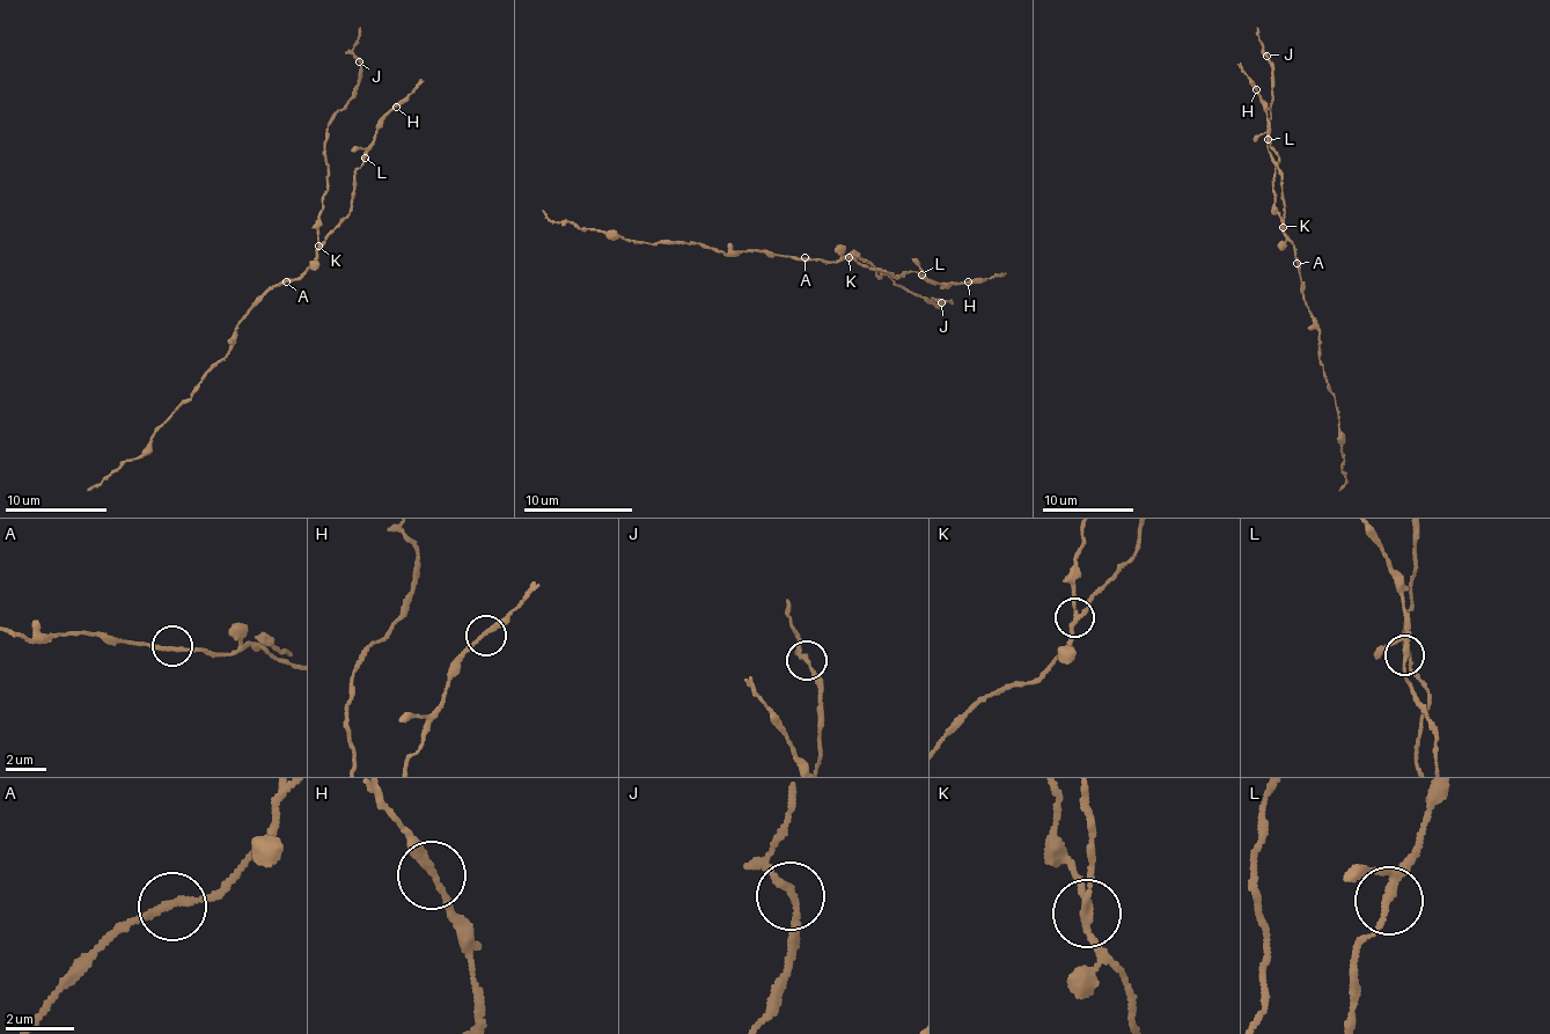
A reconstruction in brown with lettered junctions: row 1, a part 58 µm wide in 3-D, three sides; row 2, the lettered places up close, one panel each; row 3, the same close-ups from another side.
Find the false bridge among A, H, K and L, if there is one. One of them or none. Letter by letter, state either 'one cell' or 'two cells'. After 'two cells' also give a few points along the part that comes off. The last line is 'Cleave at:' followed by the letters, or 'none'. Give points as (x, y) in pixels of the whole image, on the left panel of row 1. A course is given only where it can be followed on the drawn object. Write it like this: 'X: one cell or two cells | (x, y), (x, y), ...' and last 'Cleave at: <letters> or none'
A: one cell
H: one cell
K: two cells | (318, 246), (328, 166), (328, 123), (358, 82), (360, 63), (353, 45), (359, 27)
L: one cell
Cleave at: K

